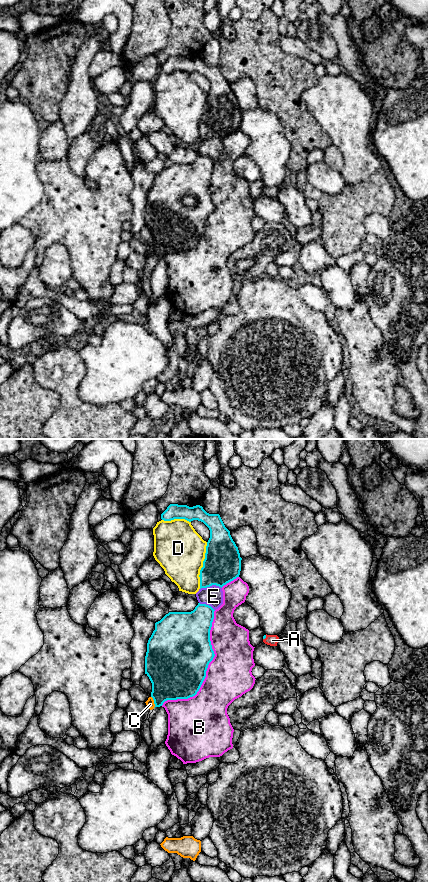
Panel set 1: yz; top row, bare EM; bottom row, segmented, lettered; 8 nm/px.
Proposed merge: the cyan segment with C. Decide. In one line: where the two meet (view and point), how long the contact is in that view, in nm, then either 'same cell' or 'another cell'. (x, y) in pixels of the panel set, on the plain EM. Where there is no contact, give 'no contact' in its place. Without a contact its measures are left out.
contact yz (154, 254); length 100 nm; another cell

